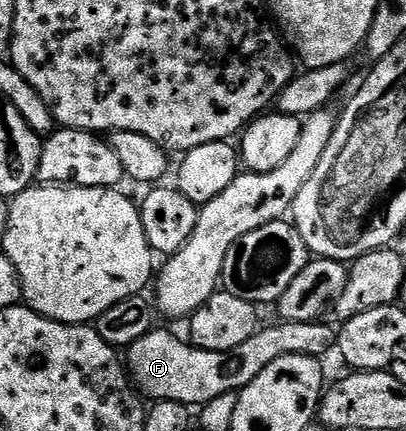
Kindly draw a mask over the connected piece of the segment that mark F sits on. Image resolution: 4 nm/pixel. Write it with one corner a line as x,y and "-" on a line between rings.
325,322
277,324
259,328
249,341
244,341
237,349
230,351
202,350
168,331
153,329
146,337
131,344
126,353
126,365
133,384
145,398
155,402
172,400
187,407
201,407
214,397
227,392
239,392
280,356
308,355
320,359
339,346
337,328

